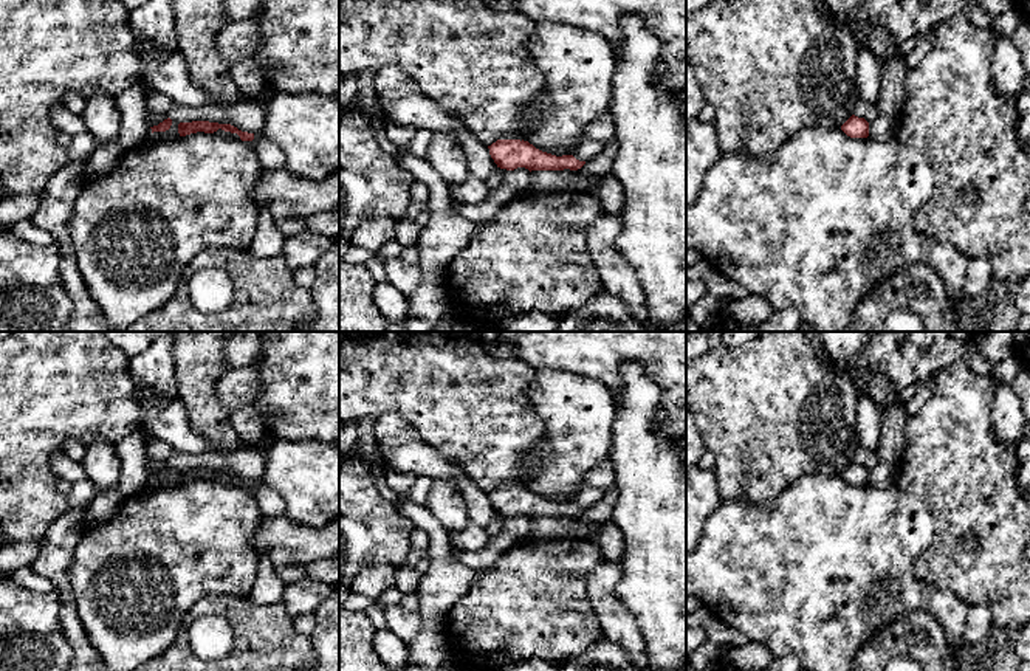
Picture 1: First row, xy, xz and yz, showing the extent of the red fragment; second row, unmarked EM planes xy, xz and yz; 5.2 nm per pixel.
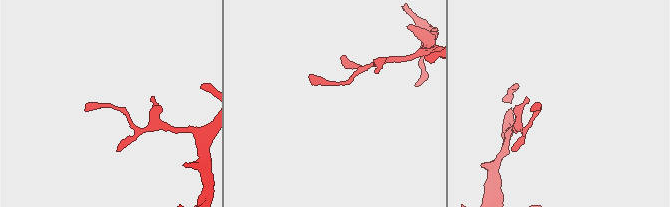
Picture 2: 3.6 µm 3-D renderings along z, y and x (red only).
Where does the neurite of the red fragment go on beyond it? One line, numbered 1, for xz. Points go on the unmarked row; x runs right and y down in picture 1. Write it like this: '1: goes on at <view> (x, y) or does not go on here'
1: does not go on here

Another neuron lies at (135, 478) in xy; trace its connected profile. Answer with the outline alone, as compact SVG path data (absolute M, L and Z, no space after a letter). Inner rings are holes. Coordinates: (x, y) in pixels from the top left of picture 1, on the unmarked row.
M141 428L115 442L121 465L118 491L122 497L142 493L152 485L146 459L147 432Z

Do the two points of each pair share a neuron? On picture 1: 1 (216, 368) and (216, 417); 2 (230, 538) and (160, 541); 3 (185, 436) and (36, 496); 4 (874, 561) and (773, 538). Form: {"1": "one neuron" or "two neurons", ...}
{"1": "one neuron", "2": "one neuron", "3": "two neurons", "4": "one neuron"}

